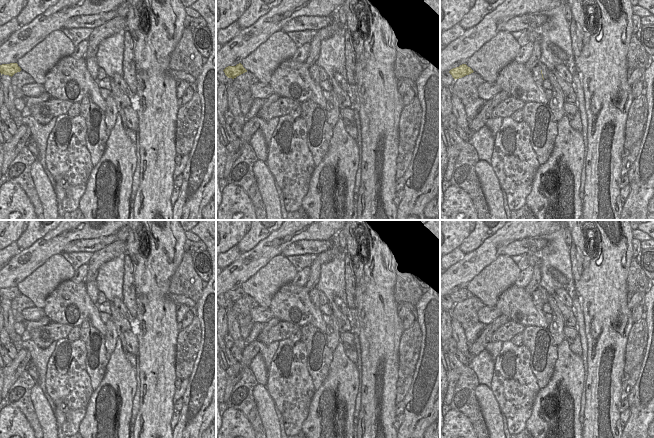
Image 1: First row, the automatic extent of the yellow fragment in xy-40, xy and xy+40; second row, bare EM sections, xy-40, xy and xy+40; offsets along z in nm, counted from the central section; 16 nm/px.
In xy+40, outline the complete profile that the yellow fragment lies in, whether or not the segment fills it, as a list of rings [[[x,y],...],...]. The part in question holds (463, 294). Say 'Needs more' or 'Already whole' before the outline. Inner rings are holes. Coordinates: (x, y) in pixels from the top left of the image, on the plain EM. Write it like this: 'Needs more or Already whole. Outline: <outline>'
Already whole. Outline: [[[462,288],[459,291],[453,292],[449,295],[452,301],[456,304],[462,302],[466,299],[473,297],[474,295],[468,291],[466,288]]]

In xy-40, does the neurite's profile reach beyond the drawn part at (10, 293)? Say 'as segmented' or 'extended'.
as segmented

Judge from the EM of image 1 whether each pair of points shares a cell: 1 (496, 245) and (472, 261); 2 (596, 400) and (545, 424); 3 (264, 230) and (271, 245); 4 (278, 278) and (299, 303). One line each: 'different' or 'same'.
1: same
2: different
3: different
4: different

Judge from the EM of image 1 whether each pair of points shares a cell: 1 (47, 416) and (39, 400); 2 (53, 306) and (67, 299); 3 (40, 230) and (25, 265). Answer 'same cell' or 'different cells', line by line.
1: same cell
2: same cell
3: different cells

